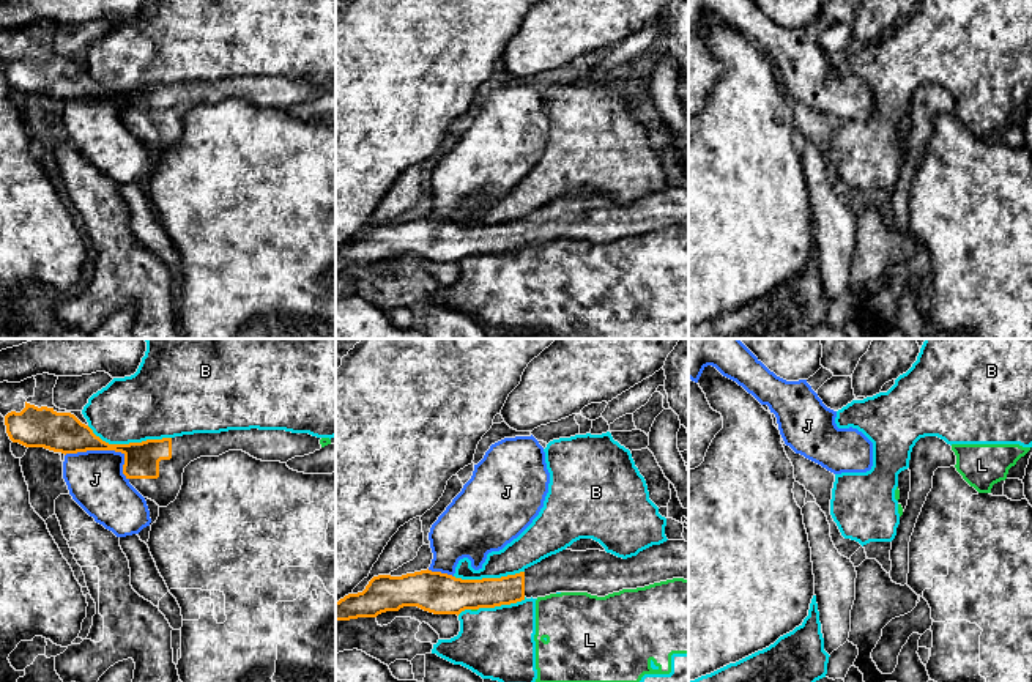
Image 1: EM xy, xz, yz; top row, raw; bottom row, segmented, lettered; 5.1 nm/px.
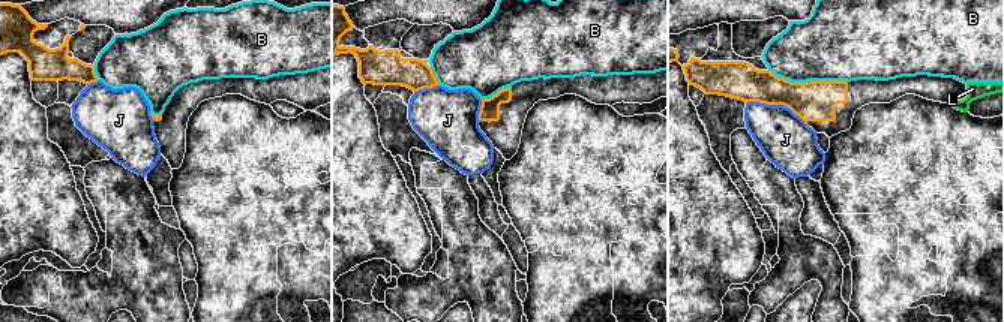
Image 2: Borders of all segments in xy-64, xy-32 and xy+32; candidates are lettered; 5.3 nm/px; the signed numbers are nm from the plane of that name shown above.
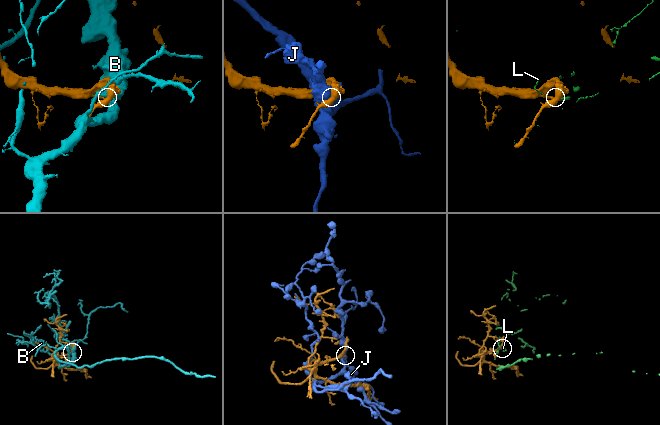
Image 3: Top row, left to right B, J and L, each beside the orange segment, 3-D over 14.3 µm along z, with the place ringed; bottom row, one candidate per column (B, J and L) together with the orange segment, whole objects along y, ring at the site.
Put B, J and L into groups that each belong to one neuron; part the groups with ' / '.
B L / J

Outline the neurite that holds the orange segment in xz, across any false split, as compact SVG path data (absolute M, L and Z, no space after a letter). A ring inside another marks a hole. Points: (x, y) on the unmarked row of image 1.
M666 187L627 206L600 197L562 197L501 225L462 227L429 216L402 224L378 222L362 239L336 249L336 269L377 265L403 254L458 263L465 257L495 255L556 239L605 244L673 225L689 227L685 187Z

